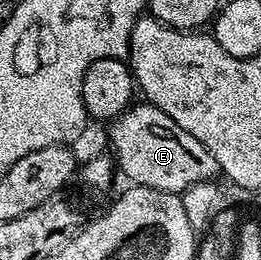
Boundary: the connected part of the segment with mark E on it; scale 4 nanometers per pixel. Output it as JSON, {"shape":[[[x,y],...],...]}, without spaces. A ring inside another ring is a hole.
{"shape":[[[149,101],[141,102],[127,107],[109,124],[110,143],[114,146],[112,158],[117,170],[121,174],[123,171],[133,186],[160,189],[173,195],[181,195],[197,183],[211,182],[219,174],[216,157],[192,133],[184,133],[168,113]]]}

